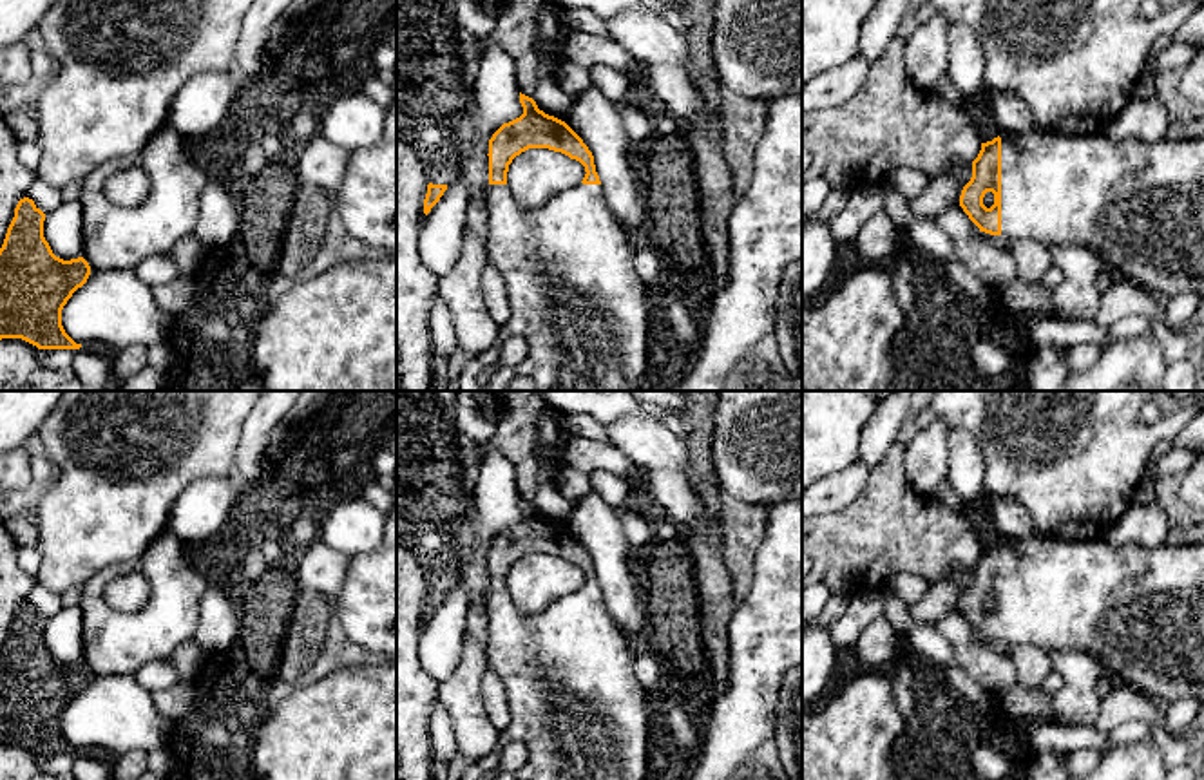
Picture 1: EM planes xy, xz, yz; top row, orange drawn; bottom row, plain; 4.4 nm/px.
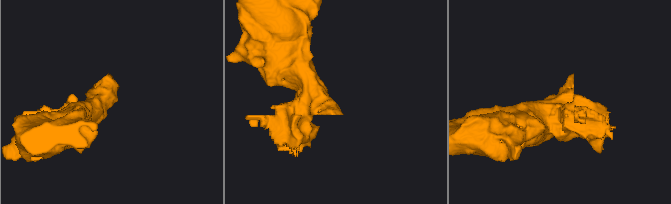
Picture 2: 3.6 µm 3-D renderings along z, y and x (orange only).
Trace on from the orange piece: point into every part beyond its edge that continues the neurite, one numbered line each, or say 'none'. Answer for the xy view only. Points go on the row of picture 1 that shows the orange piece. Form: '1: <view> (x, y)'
1: xy (114, 237)

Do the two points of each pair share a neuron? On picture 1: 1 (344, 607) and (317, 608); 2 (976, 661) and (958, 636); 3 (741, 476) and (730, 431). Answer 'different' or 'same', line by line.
1: different
2: different
3: same

